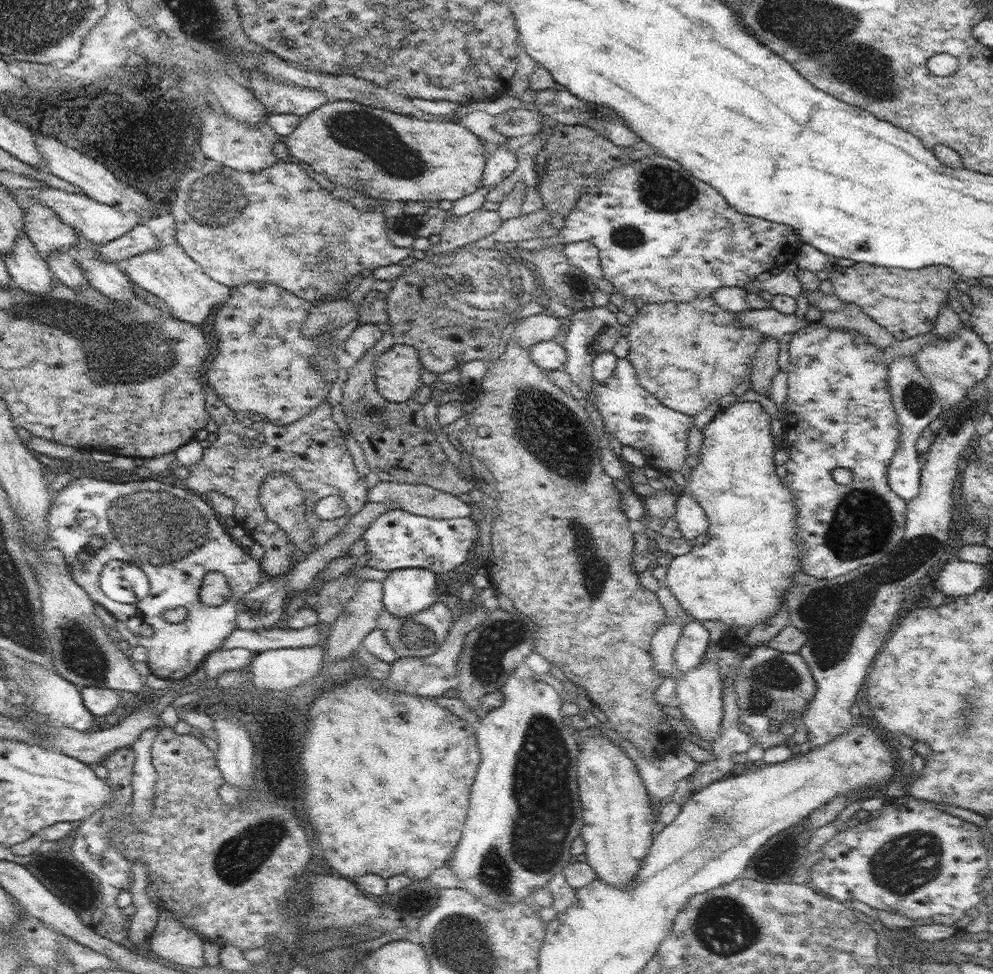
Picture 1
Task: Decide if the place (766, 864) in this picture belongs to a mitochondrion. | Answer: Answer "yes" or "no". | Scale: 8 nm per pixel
yes

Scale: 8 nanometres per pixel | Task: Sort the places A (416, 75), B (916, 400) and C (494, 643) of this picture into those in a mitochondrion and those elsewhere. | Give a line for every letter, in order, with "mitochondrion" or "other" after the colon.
A: other
B: mitochondrion
C: mitochondrion

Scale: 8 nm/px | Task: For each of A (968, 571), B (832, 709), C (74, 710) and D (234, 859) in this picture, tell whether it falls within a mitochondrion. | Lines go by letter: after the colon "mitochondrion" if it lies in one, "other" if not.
A: other
B: other
C: other
D: mitochondrion

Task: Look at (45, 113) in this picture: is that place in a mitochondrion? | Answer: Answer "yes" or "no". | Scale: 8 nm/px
no

